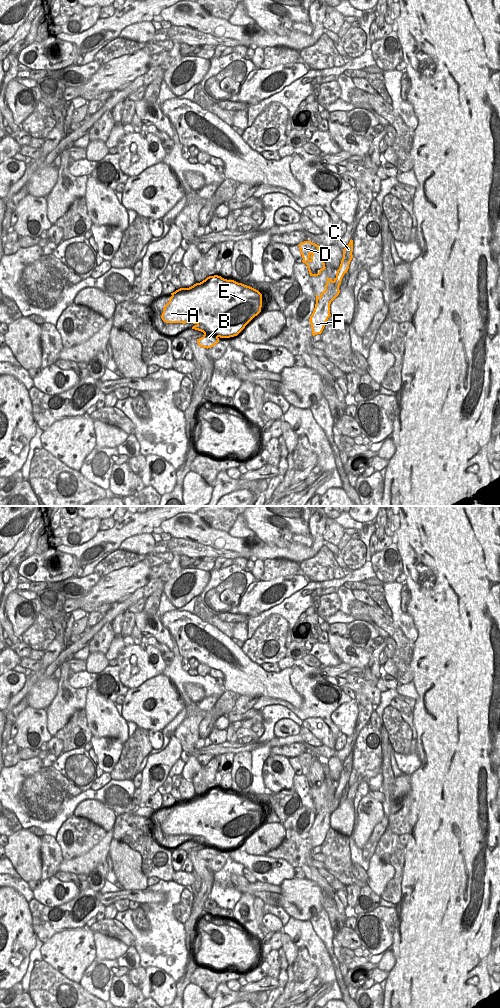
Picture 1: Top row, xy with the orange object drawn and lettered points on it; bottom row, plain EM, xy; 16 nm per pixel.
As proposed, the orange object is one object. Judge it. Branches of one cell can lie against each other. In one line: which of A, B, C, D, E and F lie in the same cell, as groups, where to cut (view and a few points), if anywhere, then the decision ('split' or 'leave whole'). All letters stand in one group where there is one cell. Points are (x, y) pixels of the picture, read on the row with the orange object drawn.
A B C E F / D | xy (324, 264), (317, 271), (317, 275) | split

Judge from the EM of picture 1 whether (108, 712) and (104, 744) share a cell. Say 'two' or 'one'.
two

